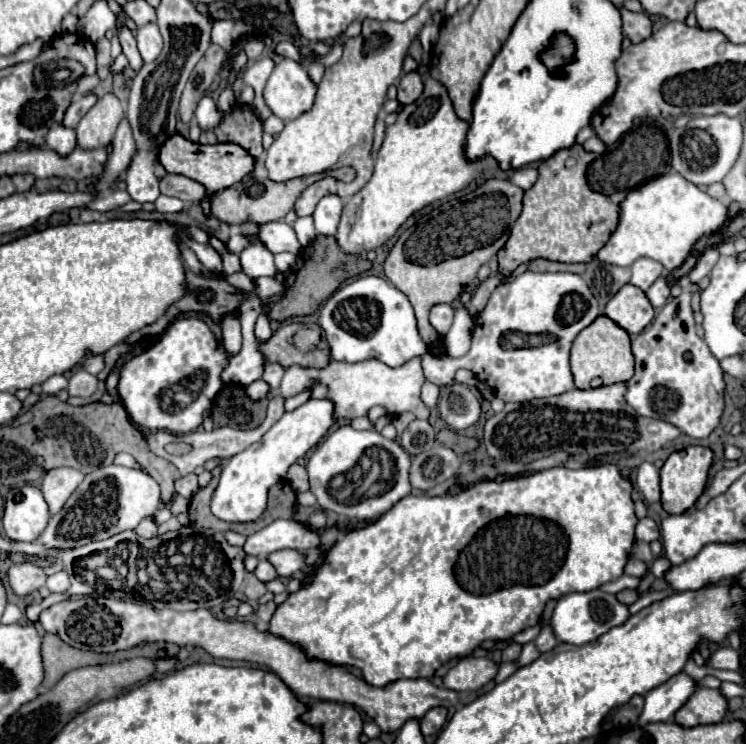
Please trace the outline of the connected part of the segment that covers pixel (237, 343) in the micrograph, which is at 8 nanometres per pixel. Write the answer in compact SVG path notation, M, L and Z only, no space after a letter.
M228 315L220 323L222 337L224 337L224 351L228 353L228 359L236 355L242 347L242 333L240 333L240 321L236 315Z

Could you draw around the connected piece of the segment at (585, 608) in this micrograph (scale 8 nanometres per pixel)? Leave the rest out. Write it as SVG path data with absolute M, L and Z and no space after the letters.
M592 589L588 593L570 593L558 599L554 613L552 613L552 627L556 633L556 639L562 643L572 645L584 645L600 635L604 635L608 629L622 625L628 619L628 607L622 605L616 595L610 595L602 589Z

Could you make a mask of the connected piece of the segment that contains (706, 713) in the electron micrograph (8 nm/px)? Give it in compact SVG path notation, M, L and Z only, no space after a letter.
M700 687L692 693L692 697L676 711L674 721L682 727L696 727L706 723L720 723L726 715L726 699L718 689Z

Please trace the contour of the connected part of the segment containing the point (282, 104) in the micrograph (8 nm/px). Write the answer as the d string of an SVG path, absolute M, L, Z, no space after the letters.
M284 58L282 63L278 63L274 67L274 71L268 77L266 87L264 87L266 105L282 121L292 121L292 119L300 117L302 113L306 113L314 105L314 95L316 95L316 85L310 81L306 69L300 63L296 63L296 61L290 58Z

